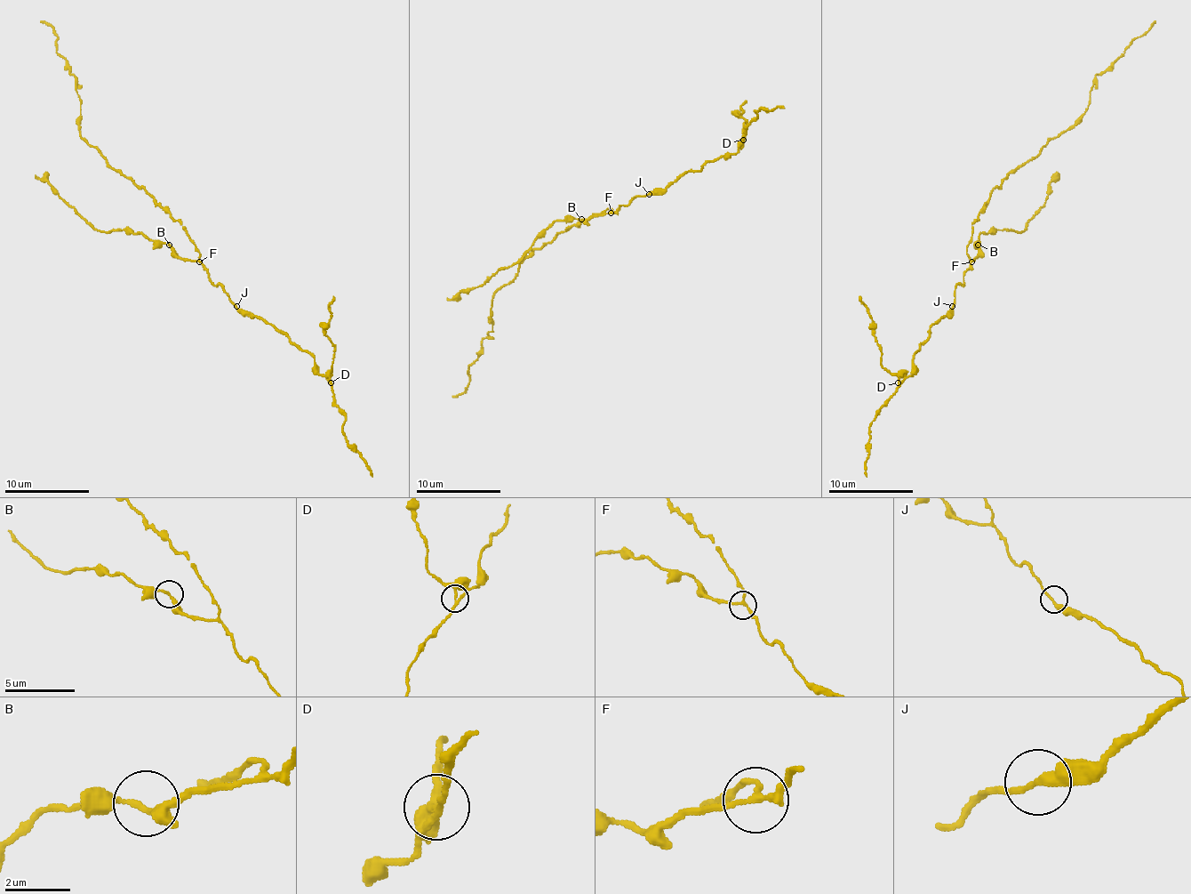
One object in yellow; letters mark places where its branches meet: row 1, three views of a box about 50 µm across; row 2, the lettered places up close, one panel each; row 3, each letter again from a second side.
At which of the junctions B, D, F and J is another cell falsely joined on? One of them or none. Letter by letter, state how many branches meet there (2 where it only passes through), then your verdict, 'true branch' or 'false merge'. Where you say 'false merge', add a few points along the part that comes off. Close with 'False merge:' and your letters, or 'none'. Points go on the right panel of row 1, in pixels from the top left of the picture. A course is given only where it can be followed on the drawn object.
B: 2 branches meet; true branch
D: 3 branches meet; false merge; foreign part runs (898, 382), (893, 374), (881, 363), (881, 346), (875, 334), (875, 325), (859, 295)
F: 3 branches meet; true branch
J: 2 branches meet; true branch
False merge: D

